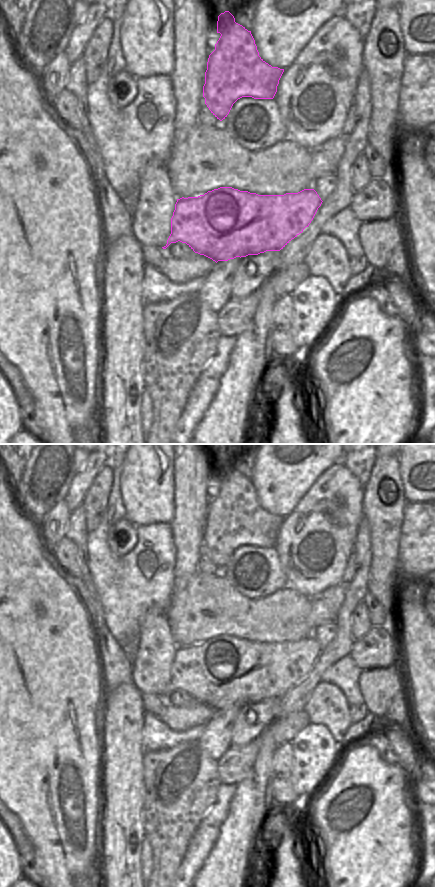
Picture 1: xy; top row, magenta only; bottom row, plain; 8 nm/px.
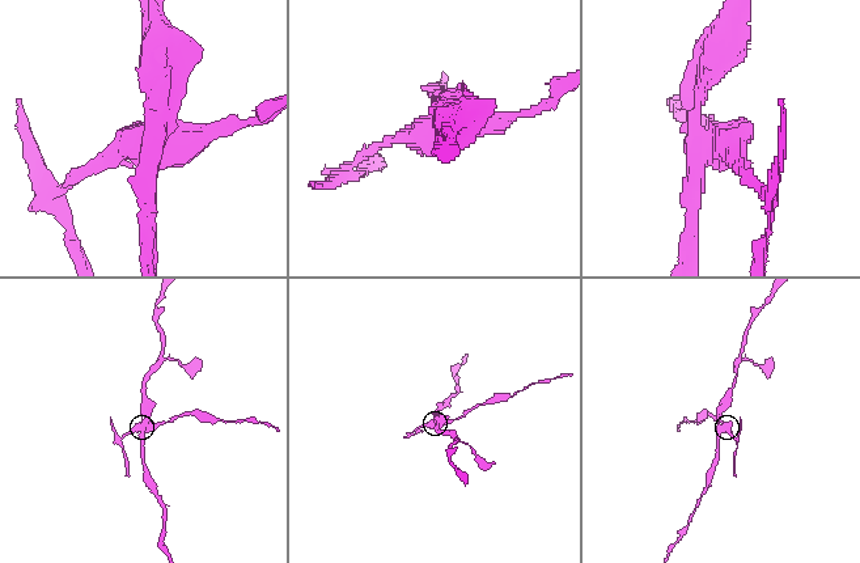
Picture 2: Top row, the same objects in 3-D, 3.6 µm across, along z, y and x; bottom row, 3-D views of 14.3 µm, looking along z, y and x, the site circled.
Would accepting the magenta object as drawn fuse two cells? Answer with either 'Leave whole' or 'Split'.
Split.

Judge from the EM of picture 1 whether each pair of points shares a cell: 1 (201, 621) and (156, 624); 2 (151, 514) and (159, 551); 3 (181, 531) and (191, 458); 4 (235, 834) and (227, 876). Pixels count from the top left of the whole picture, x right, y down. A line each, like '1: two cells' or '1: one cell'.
1: two cells
2: two cells
3: one cell
4: one cell

